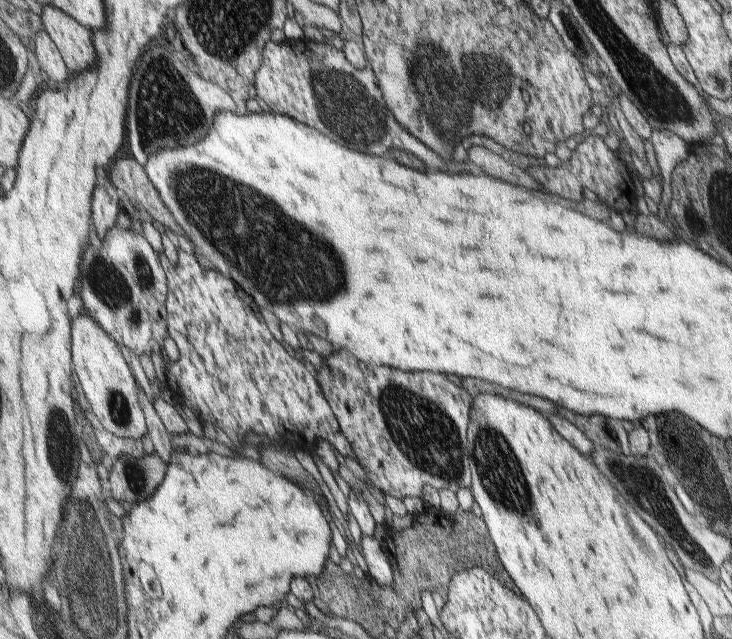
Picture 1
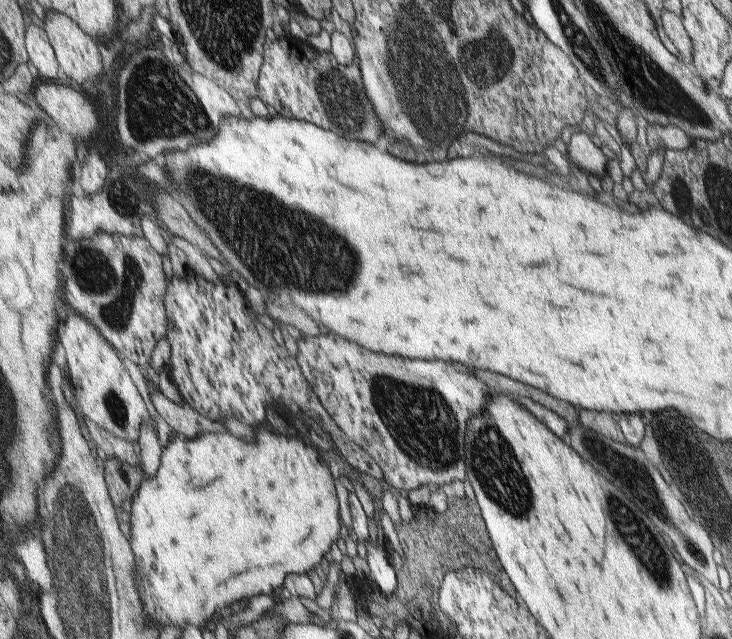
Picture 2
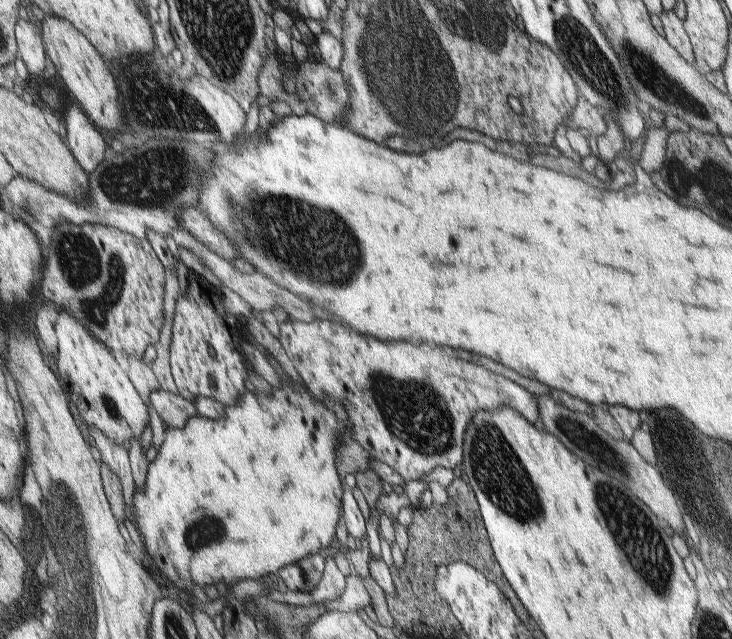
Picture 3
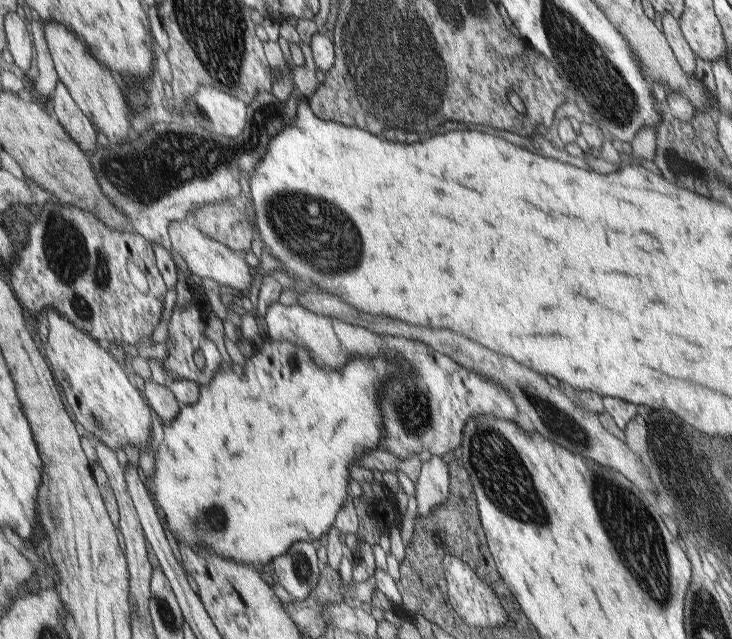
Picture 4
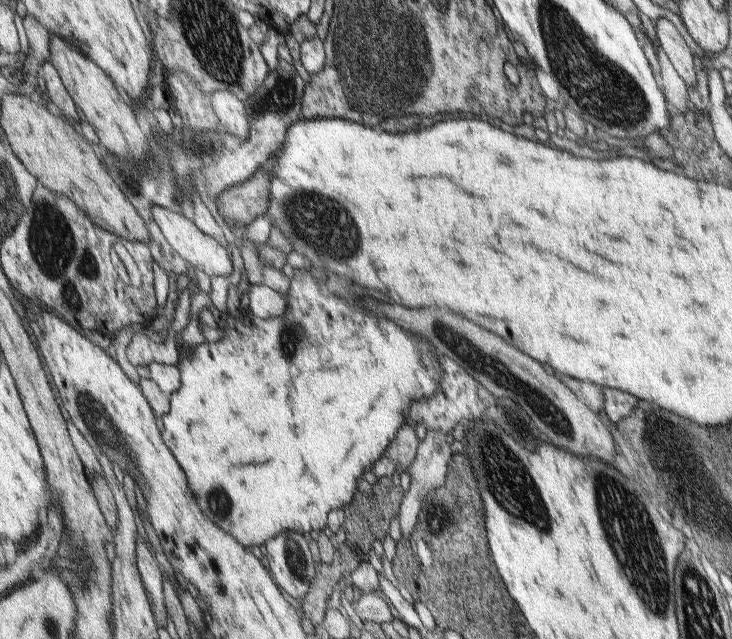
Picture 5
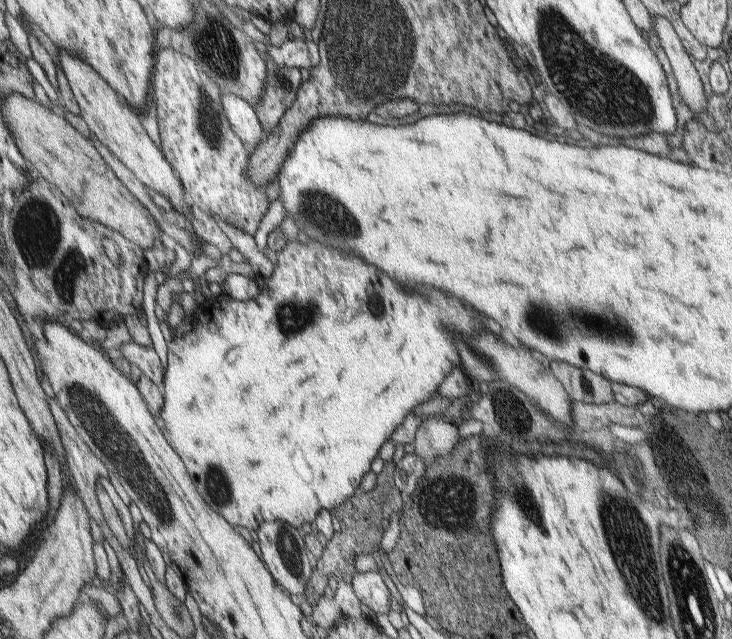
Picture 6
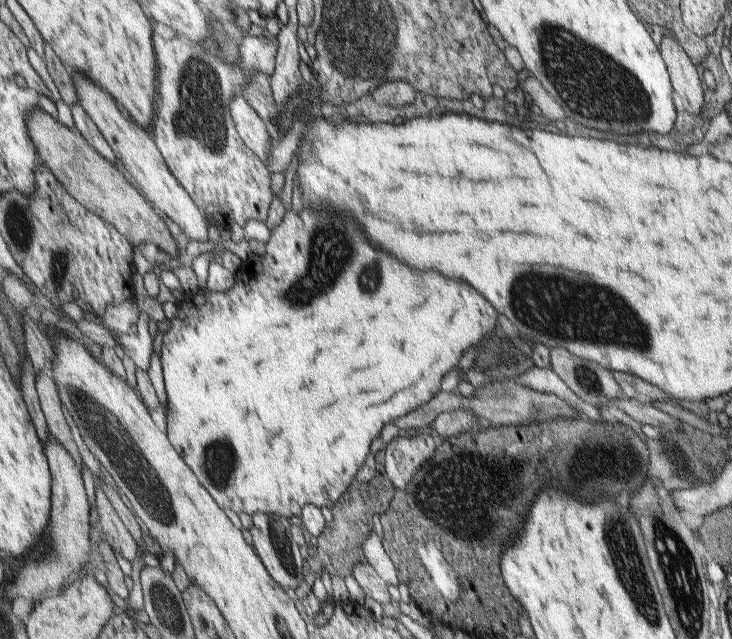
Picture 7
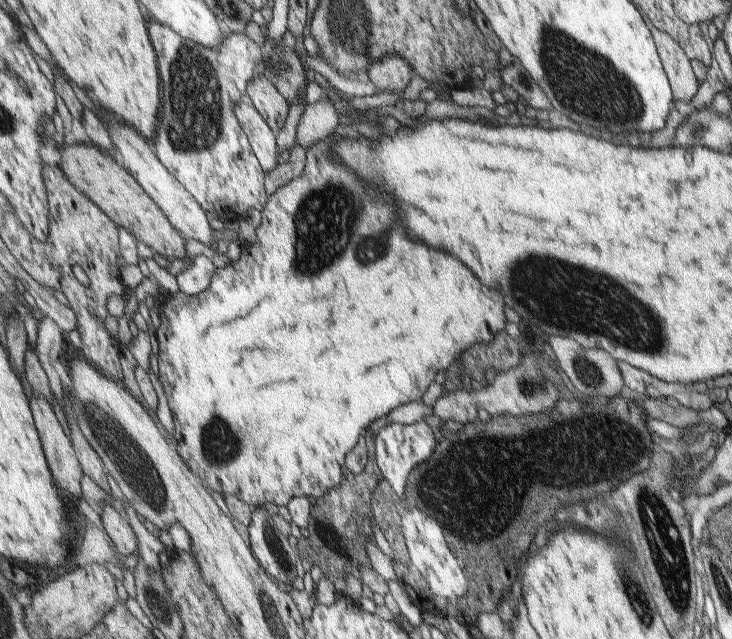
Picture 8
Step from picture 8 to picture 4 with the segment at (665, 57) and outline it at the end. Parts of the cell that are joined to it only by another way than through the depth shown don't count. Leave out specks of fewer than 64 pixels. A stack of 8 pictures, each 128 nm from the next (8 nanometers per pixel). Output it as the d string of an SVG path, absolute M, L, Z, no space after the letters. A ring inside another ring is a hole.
M664 12L663 16L659 18L659 27L668 38L674 56L677 57L678 64L681 64L682 68L685 70L685 74L693 76L696 70L697 56L692 52L692 48L690 48L688 41L684 38L679 20L676 20L670 12Z

